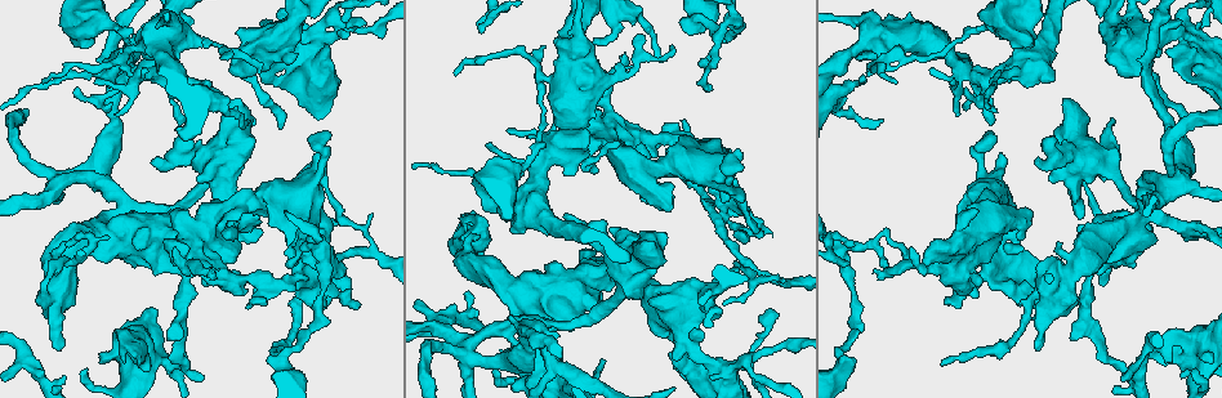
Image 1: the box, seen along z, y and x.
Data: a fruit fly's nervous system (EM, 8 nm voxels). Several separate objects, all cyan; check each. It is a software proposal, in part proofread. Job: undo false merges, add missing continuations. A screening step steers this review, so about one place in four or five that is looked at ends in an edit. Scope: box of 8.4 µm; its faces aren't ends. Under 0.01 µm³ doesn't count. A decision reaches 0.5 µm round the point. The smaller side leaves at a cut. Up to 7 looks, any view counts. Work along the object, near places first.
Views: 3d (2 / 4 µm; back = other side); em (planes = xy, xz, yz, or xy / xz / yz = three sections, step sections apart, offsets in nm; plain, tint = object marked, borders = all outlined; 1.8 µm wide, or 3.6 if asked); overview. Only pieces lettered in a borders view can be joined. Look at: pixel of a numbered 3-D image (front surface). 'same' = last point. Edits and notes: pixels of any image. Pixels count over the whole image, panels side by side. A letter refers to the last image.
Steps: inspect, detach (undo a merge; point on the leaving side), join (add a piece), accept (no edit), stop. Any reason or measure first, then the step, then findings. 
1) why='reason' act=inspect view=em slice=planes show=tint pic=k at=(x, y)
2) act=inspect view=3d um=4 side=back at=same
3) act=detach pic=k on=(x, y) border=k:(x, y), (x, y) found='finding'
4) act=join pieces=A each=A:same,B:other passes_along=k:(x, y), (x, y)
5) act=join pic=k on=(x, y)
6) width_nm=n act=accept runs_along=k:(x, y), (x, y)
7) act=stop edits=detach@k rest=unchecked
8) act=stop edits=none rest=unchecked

why='branch stops here' act=inspect view=3d um=4 pic=1 at=(173, 340)

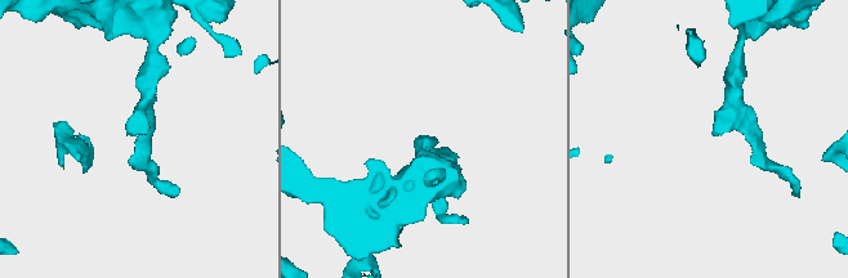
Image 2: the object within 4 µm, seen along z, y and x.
act=inspect view=em slice=yz step=8 show=tint pic=2 at=(714, 131)

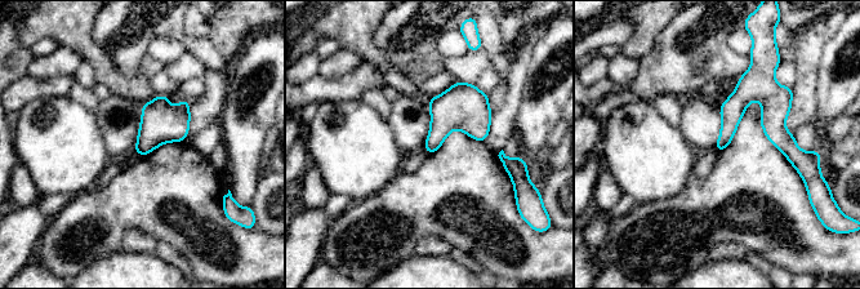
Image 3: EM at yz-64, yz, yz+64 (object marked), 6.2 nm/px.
act=inspect view=em slice=planes show=borders at=same

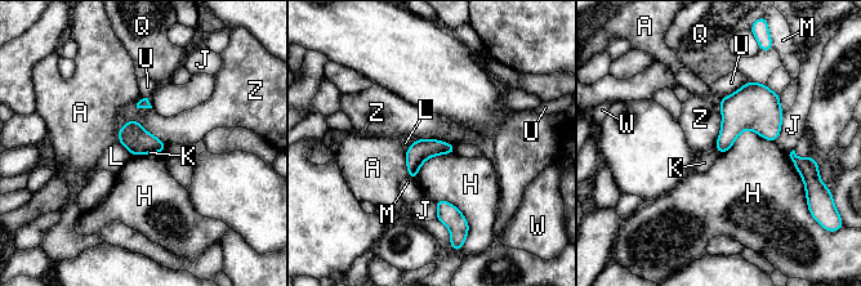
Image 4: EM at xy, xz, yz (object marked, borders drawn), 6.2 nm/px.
longest_contact=H:340nm act=accept each=A:other,H:other,J:other,K:other,L:other,M:other,Q:other,U:other,W:other,Z:other found='none of them fits'

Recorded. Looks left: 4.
why='branch stops here' act=inspect view=em slice=planes show=borders pic=1 at=(1104, 179)

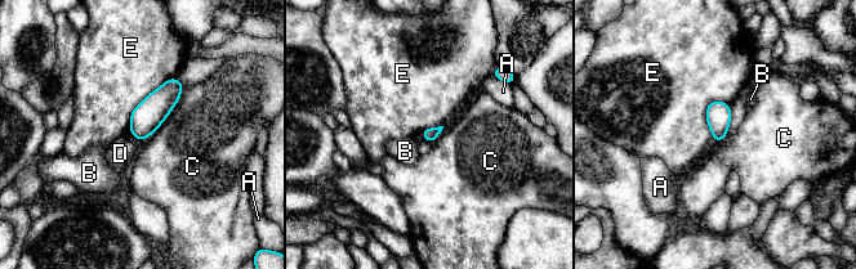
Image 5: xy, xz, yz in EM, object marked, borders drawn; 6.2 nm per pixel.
act=accept each=A:other,B:other,C:other,D:other,E:other border=5:(173, 76), (133, 110), (129, 131) found='no lettered piece goes on from it'

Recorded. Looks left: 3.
why='thin end' act=inspect view=3d um=4 pic=1 at=(358, 305)

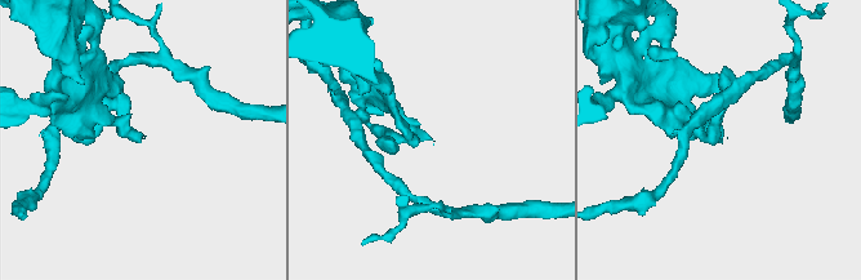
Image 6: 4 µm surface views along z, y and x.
why='need the tissue' act=inspect view=em slice=planes show=tint pic=6 at=(721, 138)

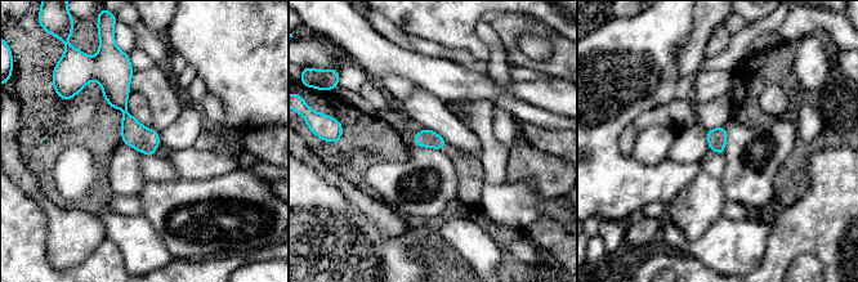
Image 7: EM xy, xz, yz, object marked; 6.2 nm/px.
why='see the neighbours' act=inspect view=em slice=planes show=borders at=same

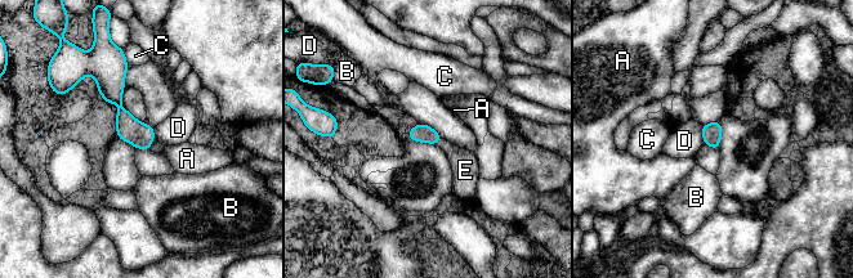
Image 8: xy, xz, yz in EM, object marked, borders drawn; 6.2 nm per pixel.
act=join pieces=E each=A:other,B:other,C:other,D:other,E:same passes_along=8:(129, 129), (151, 143), (156, 147) found='the cell continues'

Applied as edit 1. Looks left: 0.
act=stop edits=join@8 rest=unchecked

